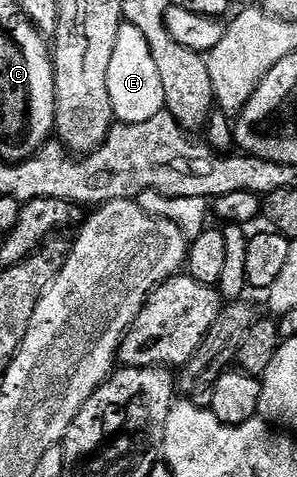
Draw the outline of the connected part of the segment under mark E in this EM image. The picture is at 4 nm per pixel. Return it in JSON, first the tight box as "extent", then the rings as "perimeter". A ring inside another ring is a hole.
{"extent":[106,22,165,123],"perimeter":[[[123,22],[114,41],[114,54],[110,56],[110,73],[106,77],[110,89],[110,105],[113,116],[122,123],[141,123],[165,110],[162,93],[162,77],[154,57],[150,57],[150,45],[142,37],[142,29],[130,22]]]}

